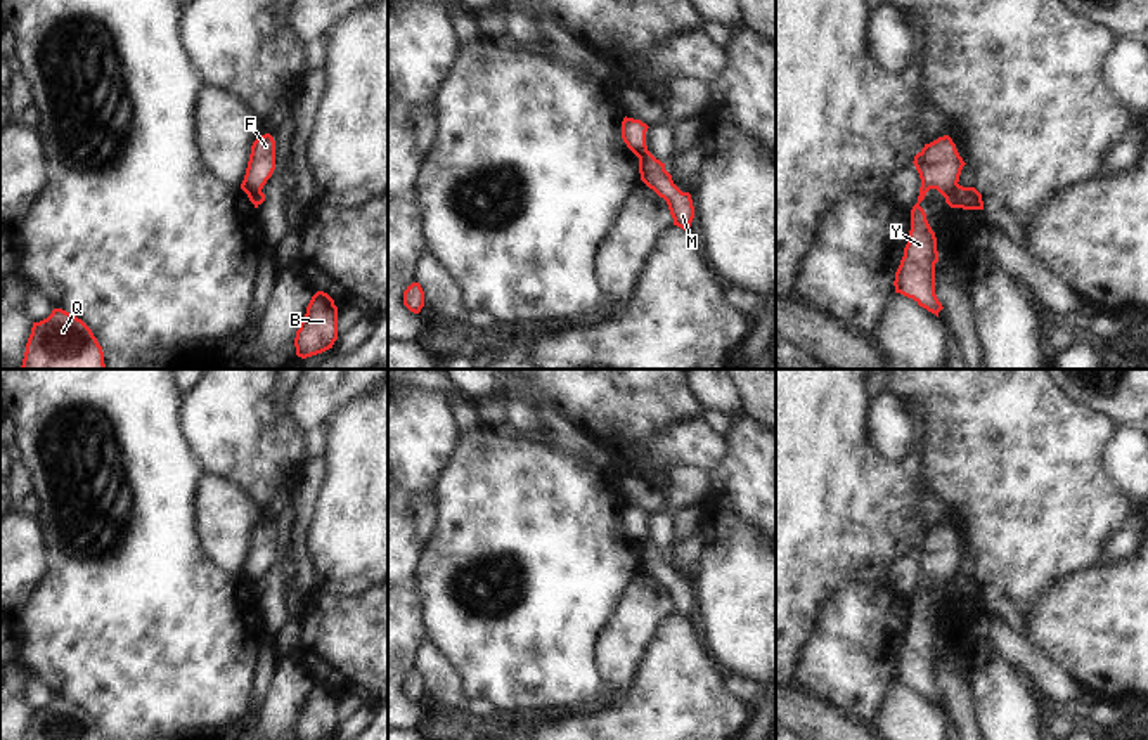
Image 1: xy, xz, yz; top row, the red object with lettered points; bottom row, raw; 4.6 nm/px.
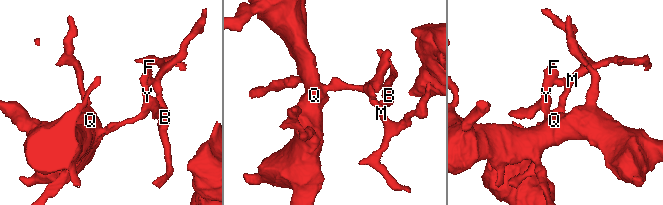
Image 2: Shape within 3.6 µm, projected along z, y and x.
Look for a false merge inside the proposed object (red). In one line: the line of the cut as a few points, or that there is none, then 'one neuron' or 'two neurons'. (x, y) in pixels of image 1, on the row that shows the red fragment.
yz (958, 184), (944, 196) | two neurons

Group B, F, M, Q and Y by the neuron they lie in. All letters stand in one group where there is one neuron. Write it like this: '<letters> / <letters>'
B M / F Q Y

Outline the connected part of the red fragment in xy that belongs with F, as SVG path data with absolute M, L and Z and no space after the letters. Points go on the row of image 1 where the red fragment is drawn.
M270 133L258 135L251 146L251 154L241 189L258 208L256 196L275 170L275 140Z

